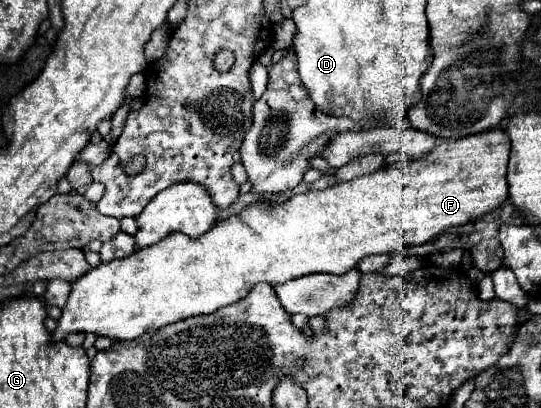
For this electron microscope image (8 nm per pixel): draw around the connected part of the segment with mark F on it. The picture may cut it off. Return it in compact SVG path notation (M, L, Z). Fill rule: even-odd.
M489 129L485 133L477 133L457 139L457 141L439 141L427 155L419 157L419 159L411 159L411 161L403 161L403 163L393 163L387 167L377 169L375 173L369 173L365 177L357 177L349 183L339 183L321 191L309 191L303 195L295 195L293 199L289 199L287 203L275 205L275 203L251 203L249 207L245 207L239 215L229 217L225 221L215 223L205 235L201 235L201 239L189 239L187 235L169 235L169 239L161 239L161 243L153 245L153 247L145 247L145 249L137 249L133 255L125 257L125 259L117 259L113 263L101 263L99 267L91 269L89 273L85 273L83 277L79 277L73 283L71 295L63 307L63 313L57 321L57 329L53 331L51 339L57 341L65 341L67 335L71 333L95 333L99 337L109 337L109 339L117 339L117 341L131 341L137 339L139 335L147 333L149 329L161 329L165 325L171 325L175 321L181 321L185 317L195 317L195 315L207 315L207 313L215 313L221 307L233 305L237 301L241 301L243 297L247 297L247 293L261 281L277 285L277 283L285 283L289 279L295 277L303 277L309 273L331 273L331 275L343 275L349 269L357 267L357 263L365 257L365 255L373 255L373 253L397 253L403 247L417 247L427 243L429 239L445 233L447 229L455 229L461 227L465 223L469 223L471 219L477 219L493 209L497 209L507 197L509 197L509 185L507 185L507 159L509 159L509 137L503 129Z

